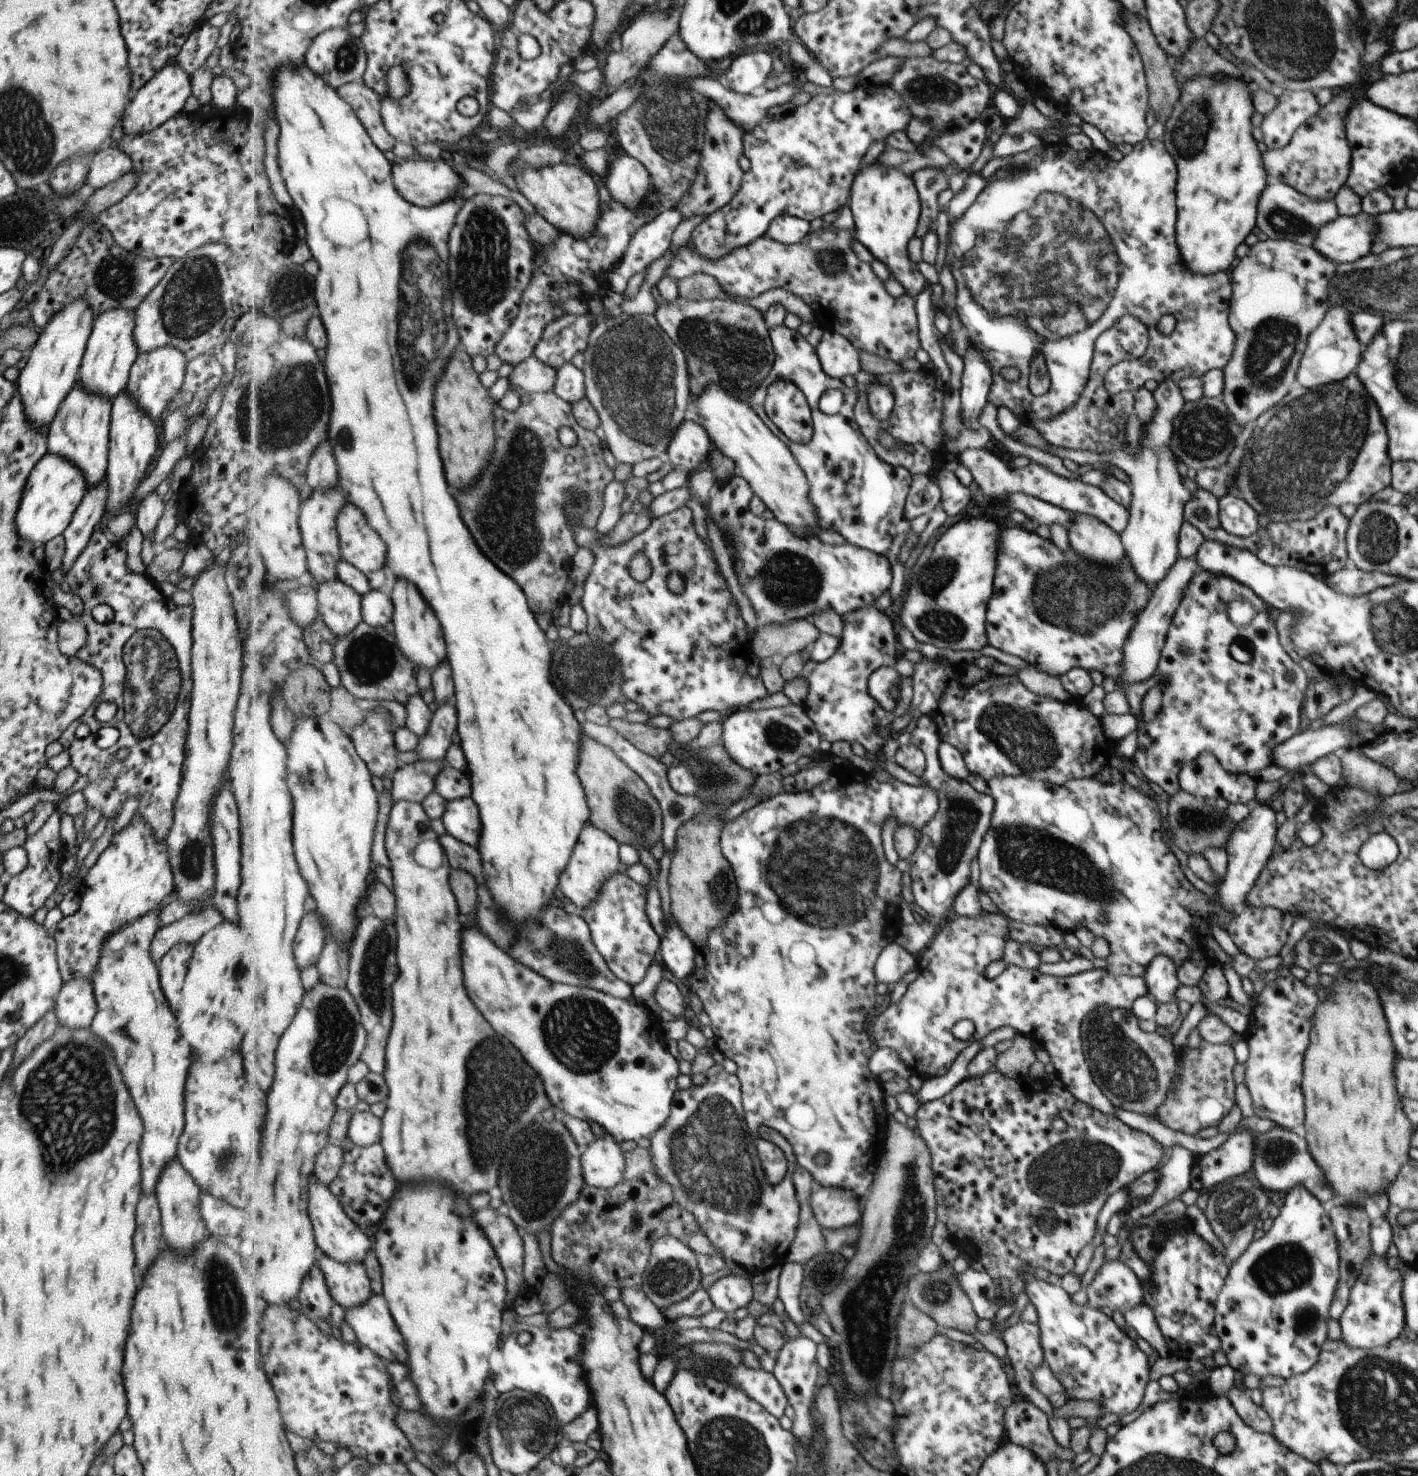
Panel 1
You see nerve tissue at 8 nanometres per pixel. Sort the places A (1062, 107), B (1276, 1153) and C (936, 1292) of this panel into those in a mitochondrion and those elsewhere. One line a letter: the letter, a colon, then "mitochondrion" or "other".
A: other
B: mitochondrion
C: mitochondrion

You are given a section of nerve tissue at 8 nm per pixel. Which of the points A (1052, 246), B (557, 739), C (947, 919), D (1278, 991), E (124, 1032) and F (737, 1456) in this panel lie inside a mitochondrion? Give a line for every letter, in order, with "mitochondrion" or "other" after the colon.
A: mitochondrion
B: other
C: other
D: other
E: mitochondrion
F: mitochondrion

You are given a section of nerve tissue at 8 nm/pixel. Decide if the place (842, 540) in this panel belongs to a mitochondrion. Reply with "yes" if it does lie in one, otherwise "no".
no

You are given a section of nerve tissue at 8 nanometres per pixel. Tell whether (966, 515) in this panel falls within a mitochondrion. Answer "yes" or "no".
no

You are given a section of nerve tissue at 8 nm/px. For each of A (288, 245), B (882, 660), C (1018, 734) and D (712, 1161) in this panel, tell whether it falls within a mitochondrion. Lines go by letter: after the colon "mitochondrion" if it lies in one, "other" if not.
A: other
B: other
C: mitochondrion
D: mitochondrion

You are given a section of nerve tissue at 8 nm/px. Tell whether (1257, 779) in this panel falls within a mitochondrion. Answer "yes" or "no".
no

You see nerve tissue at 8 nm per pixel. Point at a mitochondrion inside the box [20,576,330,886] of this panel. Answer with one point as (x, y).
(150, 680)

